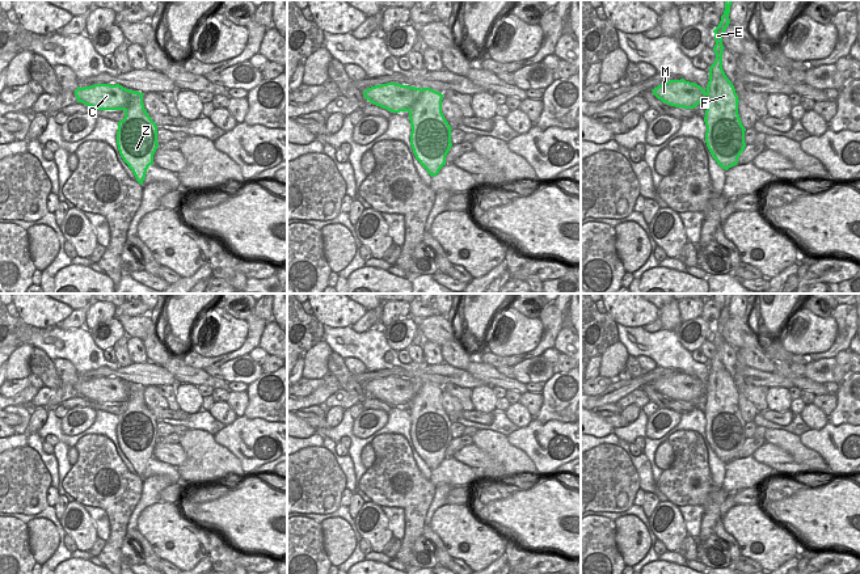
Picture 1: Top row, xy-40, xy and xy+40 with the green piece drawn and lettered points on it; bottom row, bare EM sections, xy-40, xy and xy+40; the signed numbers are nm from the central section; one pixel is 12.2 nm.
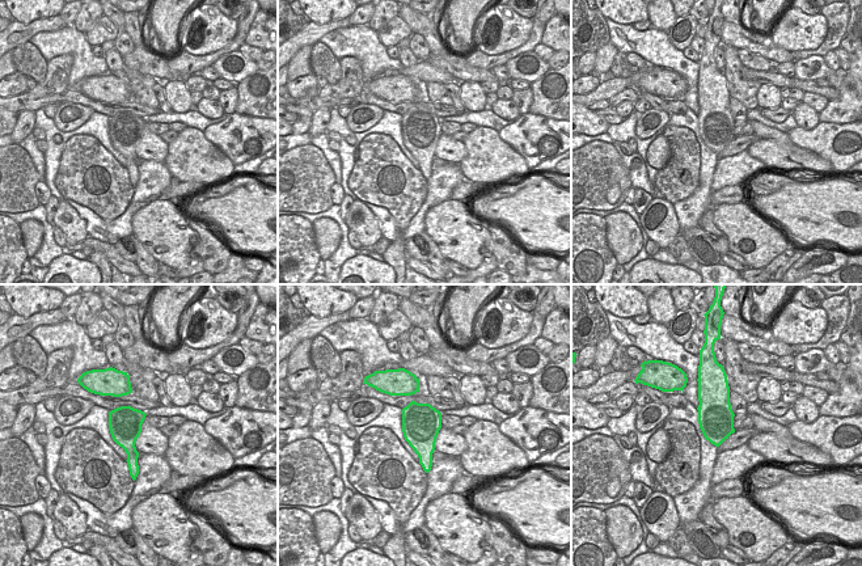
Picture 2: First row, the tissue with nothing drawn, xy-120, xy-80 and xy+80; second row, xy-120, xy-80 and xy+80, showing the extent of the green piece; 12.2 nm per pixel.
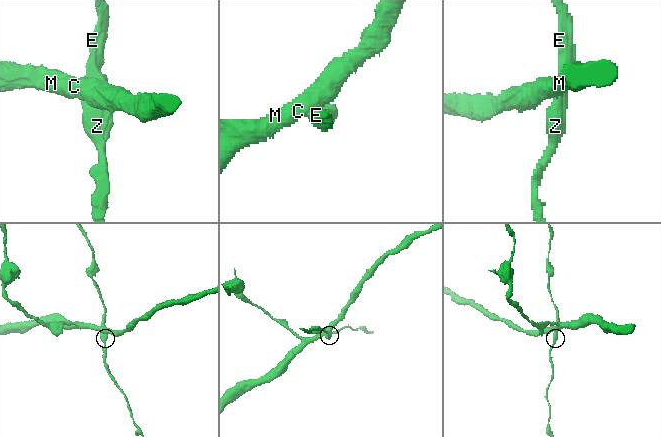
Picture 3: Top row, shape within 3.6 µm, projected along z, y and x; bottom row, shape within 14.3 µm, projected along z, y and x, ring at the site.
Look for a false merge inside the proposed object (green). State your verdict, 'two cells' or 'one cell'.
two cells

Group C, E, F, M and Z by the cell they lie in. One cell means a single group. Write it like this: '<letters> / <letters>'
C M / E F Z

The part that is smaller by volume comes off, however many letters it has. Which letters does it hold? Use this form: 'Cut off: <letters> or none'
Cut off: E, F, Z

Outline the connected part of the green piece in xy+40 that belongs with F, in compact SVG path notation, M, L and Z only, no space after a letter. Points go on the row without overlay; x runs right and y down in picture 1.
M725 294L725 304L718 320L713 324L716 338L714 356L709 360L709 375L707 379L707 404L704 415L707 419L705 436L717 457L728 464L737 459L743 446L745 425L738 408L738 389L734 379L722 363L722 330L730 317L729 307L733 294Z

